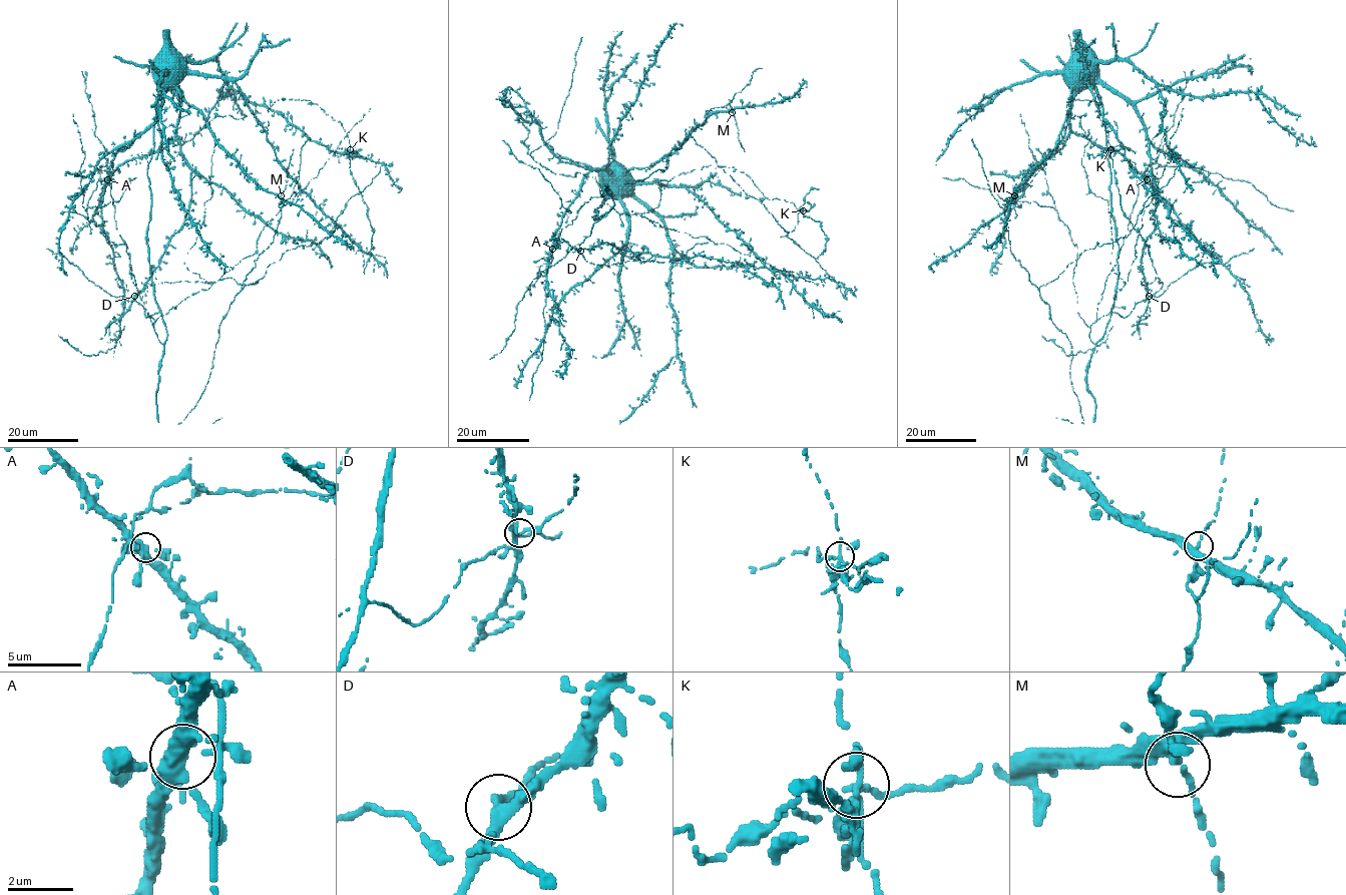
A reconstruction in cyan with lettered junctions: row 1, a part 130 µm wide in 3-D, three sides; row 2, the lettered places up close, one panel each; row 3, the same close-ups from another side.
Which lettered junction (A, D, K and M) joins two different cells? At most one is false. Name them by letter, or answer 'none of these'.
K

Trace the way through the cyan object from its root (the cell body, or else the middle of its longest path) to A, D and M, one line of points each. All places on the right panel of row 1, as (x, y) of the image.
A: (1070, 66), (1069, 128), (1078, 135), (1119, 152), (1147, 179)
D: (1070, 66), (1089, 68), (1118, 92), (1146, 131), (1156, 199), (1154, 232), (1141, 258), (1149, 296)
M: (1070, 66), (1068, 114), (1057, 146), (1016, 187), (1014, 195)

